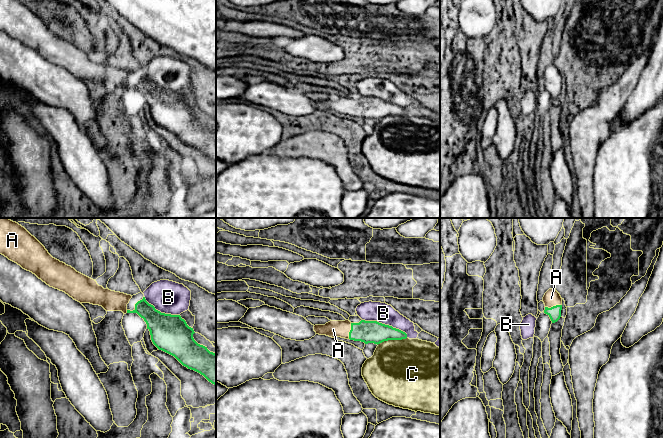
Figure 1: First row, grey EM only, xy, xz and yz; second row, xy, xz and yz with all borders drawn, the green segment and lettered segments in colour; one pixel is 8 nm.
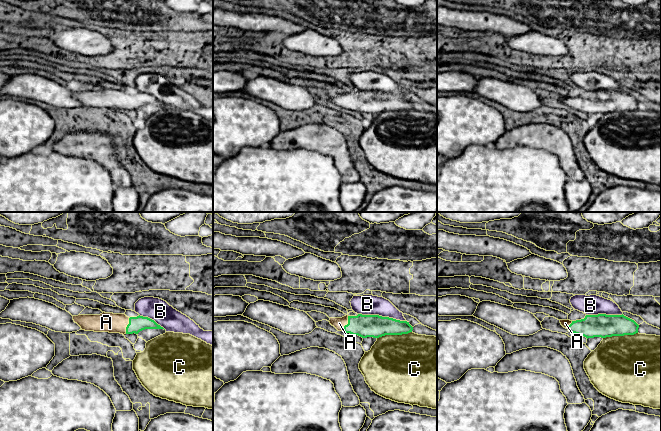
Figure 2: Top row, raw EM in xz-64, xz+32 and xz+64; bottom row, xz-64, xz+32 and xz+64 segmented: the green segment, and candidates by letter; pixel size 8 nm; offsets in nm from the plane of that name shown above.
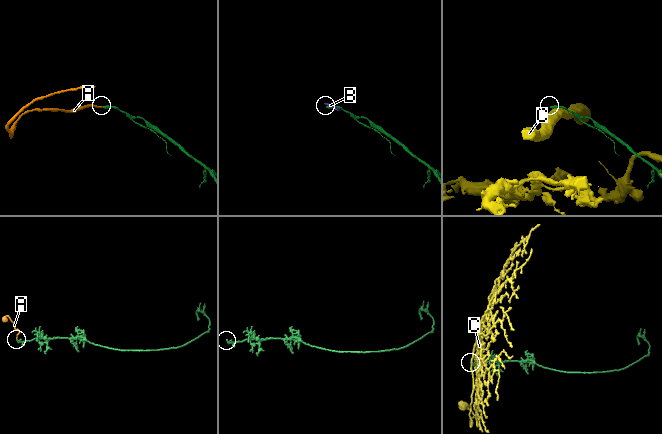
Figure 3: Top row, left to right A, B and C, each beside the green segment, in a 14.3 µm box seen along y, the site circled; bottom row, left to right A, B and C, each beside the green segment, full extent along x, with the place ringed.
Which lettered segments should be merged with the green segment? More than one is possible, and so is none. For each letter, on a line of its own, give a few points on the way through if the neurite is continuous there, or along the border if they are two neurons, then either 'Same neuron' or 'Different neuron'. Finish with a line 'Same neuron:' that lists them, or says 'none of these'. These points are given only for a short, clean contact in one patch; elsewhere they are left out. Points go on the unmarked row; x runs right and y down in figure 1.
A: Path across: yz (554, 88), (553, 82), (551, 74). Same neuron
B: Boundary: xz (362, 95), (391, 101), (402, 106), (407, 113). Different neuron
C: Different neuron
Same neuron: A

